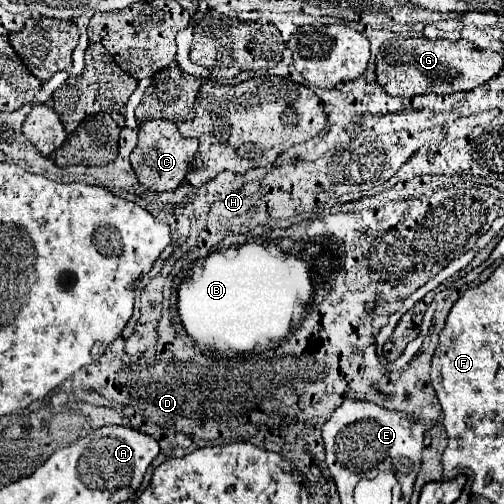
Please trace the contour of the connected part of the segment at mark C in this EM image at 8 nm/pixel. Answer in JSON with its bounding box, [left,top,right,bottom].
[131,120,197,192]

